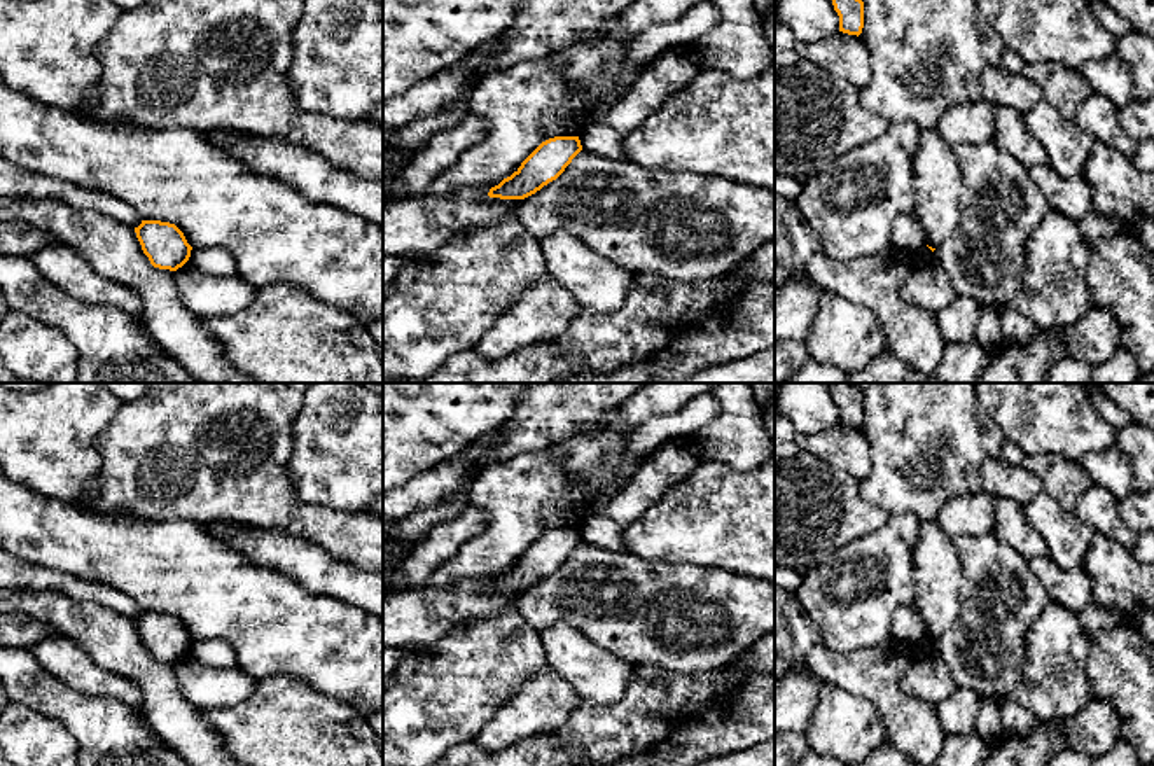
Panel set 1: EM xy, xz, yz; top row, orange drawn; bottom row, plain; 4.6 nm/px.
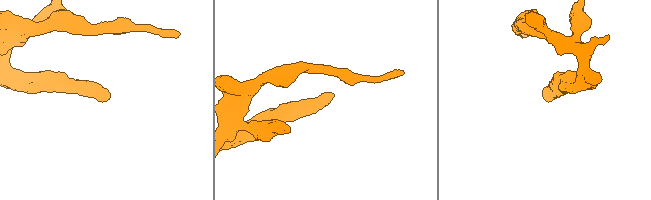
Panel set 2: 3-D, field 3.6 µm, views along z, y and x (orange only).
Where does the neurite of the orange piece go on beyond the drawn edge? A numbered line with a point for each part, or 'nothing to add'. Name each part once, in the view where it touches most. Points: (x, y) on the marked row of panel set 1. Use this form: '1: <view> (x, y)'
nothing to add

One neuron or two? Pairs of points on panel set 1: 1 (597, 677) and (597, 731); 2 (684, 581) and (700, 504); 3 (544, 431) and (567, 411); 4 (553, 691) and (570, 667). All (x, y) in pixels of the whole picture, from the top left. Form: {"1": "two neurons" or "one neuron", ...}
{"1": "two neurons", "2": "two neurons", "3": "one neuron", "4": "two neurons"}

